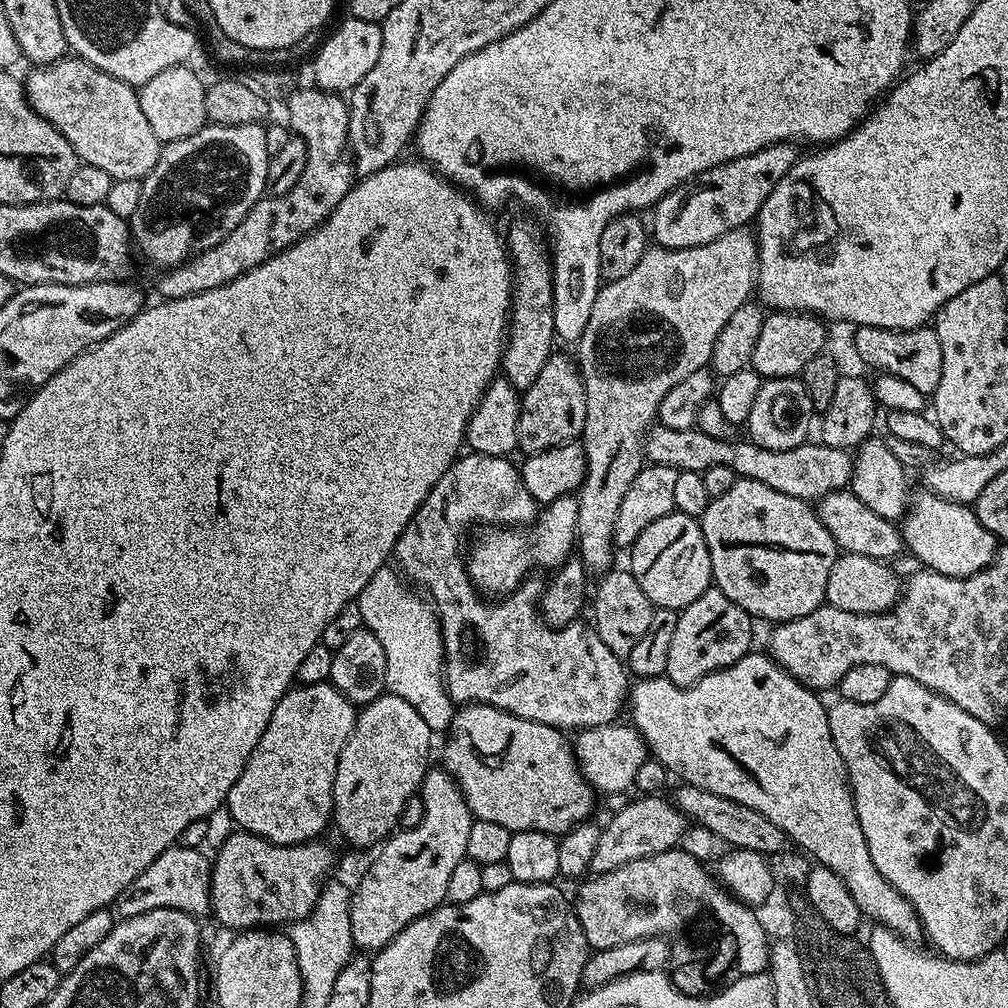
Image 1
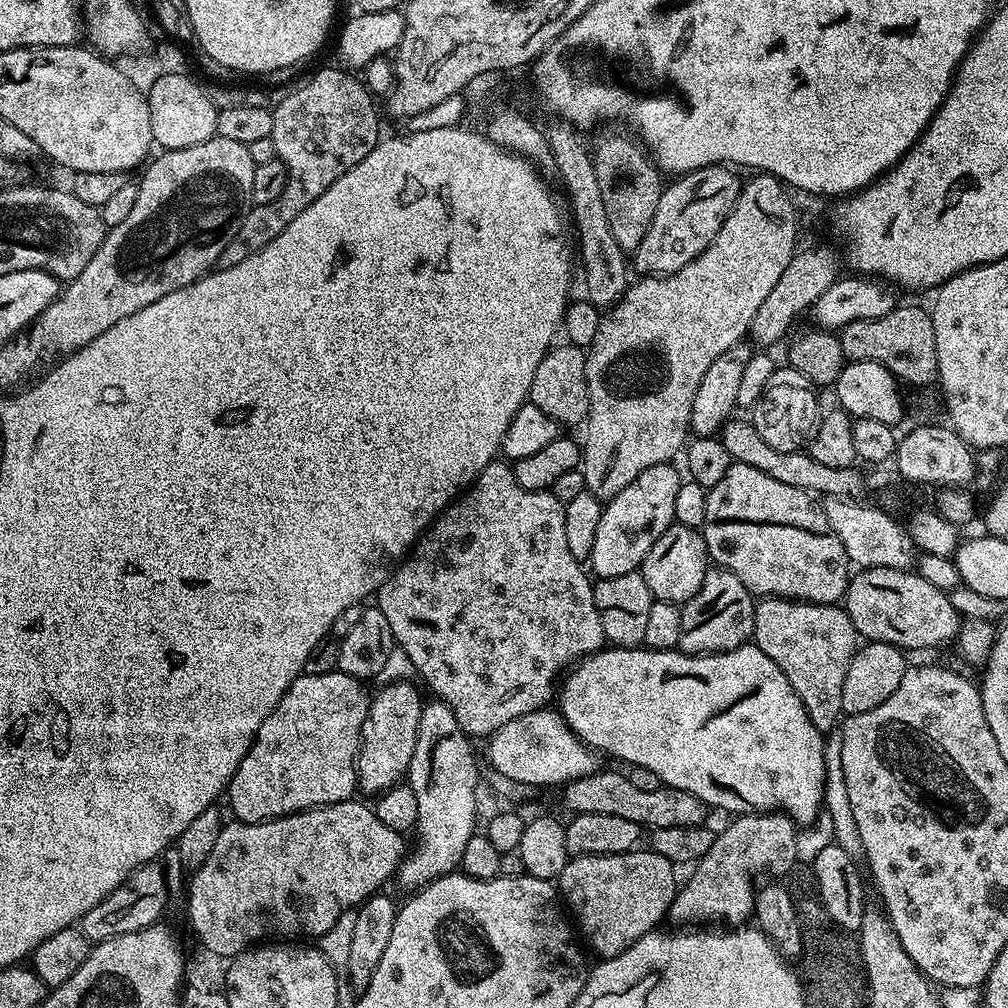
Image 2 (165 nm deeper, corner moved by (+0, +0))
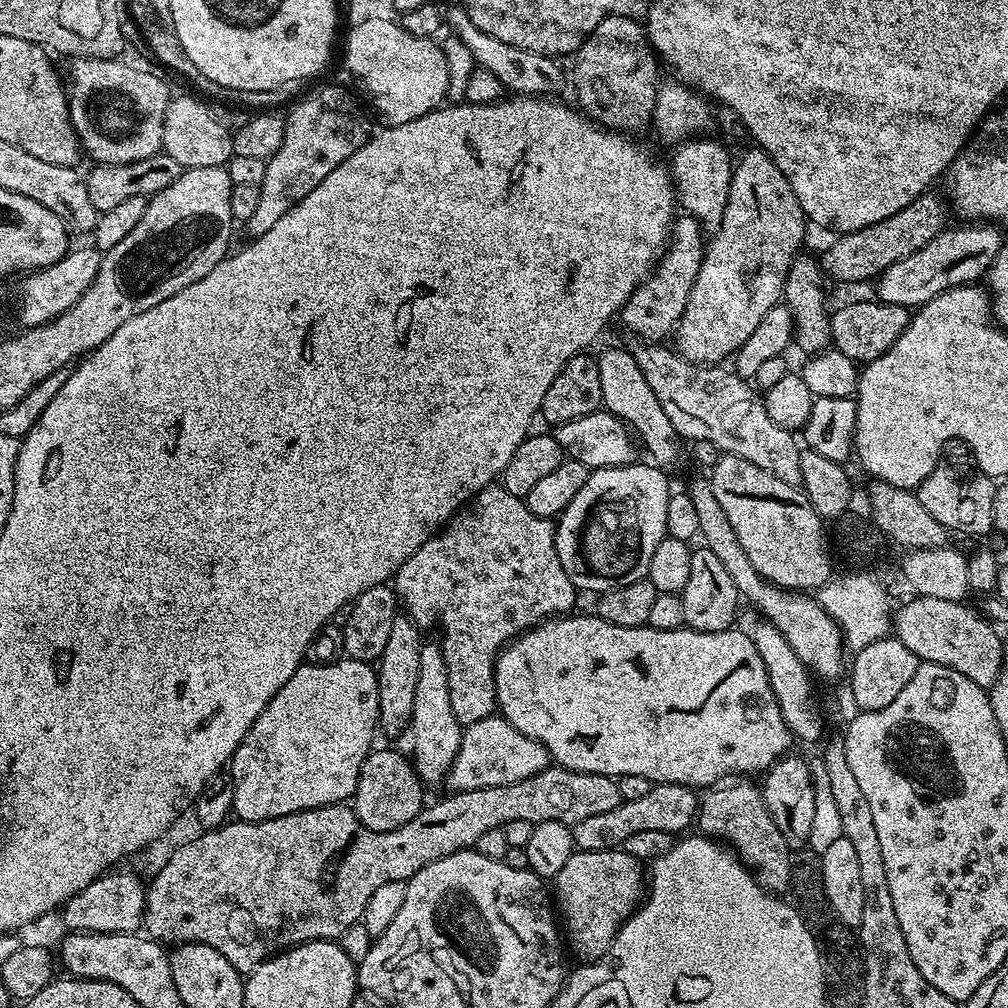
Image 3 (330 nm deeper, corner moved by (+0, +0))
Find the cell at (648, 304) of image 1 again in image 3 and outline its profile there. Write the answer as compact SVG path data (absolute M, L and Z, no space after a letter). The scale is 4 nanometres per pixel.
M752 146L740 161L735 161L725 212L713 231L717 232L713 234L712 240L710 236L707 241L704 261L698 270L698 278L694 278L686 310L674 329L675 351L691 363L702 365L719 365L727 356L729 359L735 354L742 342L746 342L746 338L754 334L754 326L758 326L758 322L766 318L775 304L781 303L788 268L801 251L804 224L806 225L804 211L798 206L794 190L790 190L786 182L786 174L782 174L782 170L774 166L763 148Z

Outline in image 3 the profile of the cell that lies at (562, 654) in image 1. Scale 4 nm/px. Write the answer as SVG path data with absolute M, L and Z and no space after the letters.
M496 482L483 488L477 496L473 496L467 506L459 509L418 551L410 554L410 558L406 558L404 565L396 571L394 591L399 607L403 609L409 620L413 620L417 628L427 630L427 628L434 627L435 624L440 627L438 643L446 658L446 674L450 674L450 707L454 710L454 718L458 718L461 726L482 722L482 718L493 715L497 711L496 658L504 651L506 645L536 625L543 624L545 620L569 615L575 609L572 607L576 604L576 596L578 597L577 588L572 585L570 578L566 578L566 570L562 570L562 562L558 562L556 529L553 521L531 513L521 497L510 494L510 490L506 490Z

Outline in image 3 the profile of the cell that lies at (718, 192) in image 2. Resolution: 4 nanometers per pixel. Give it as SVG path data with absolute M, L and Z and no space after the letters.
M689 214L681 215L677 215L672 221L670 239L660 253L654 270L636 287L634 294L630 294L618 313L618 320L633 332L633 337L641 341L660 342L664 340L663 336L673 335L677 322L686 310L694 278L698 278L698 270L704 261L706 240L705 237L700 237L702 224Z

